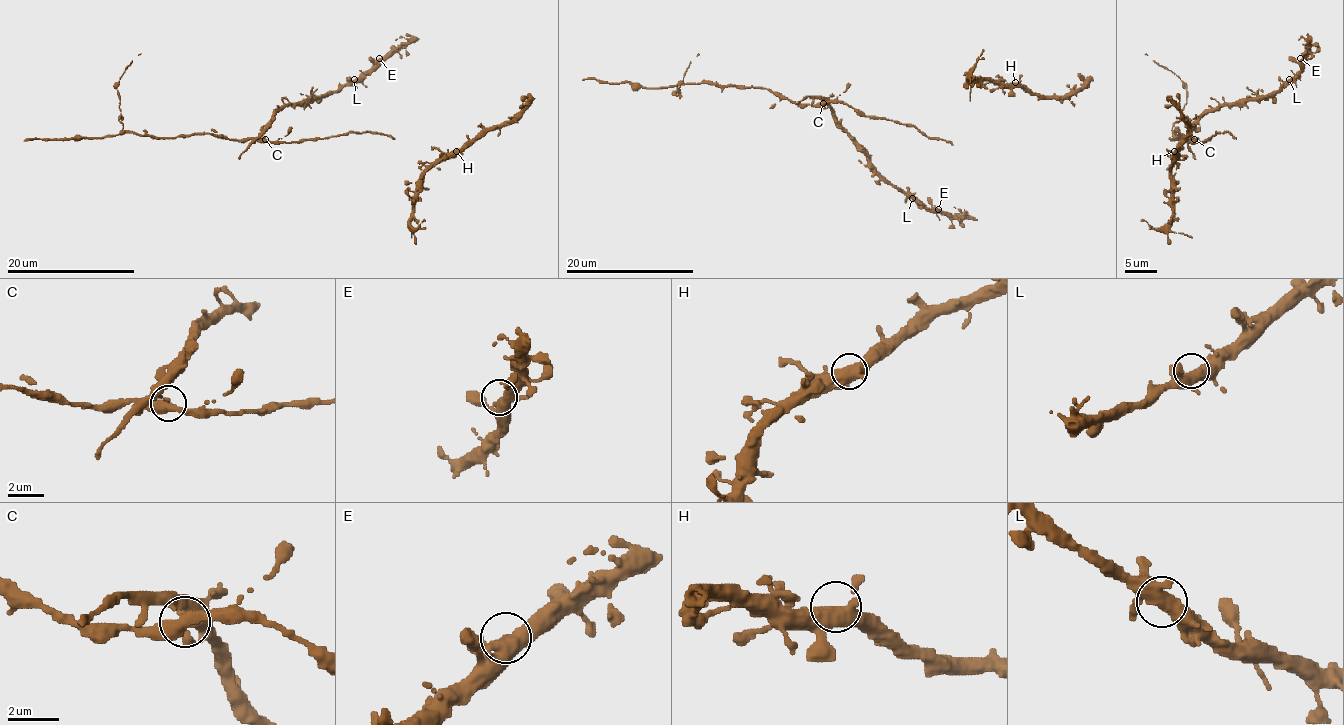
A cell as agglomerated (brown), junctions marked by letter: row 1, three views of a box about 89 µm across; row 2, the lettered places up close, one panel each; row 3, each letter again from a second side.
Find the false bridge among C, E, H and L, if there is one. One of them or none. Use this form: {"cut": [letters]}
{"cut": []}

